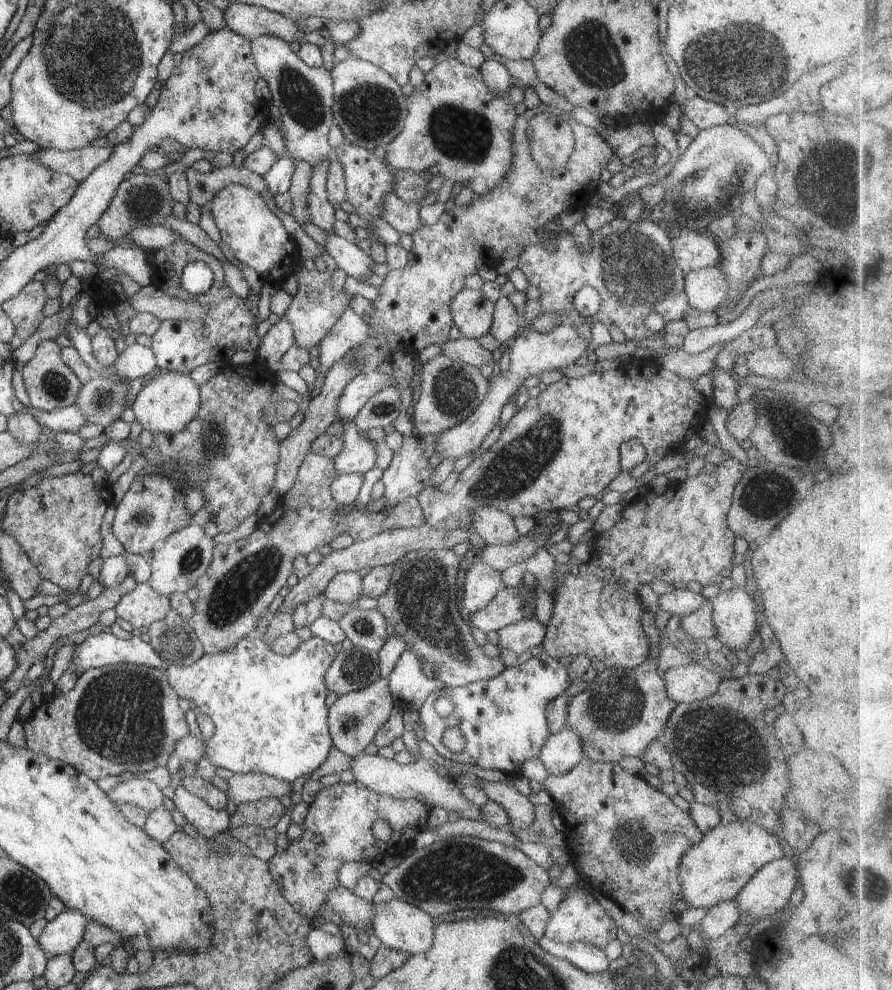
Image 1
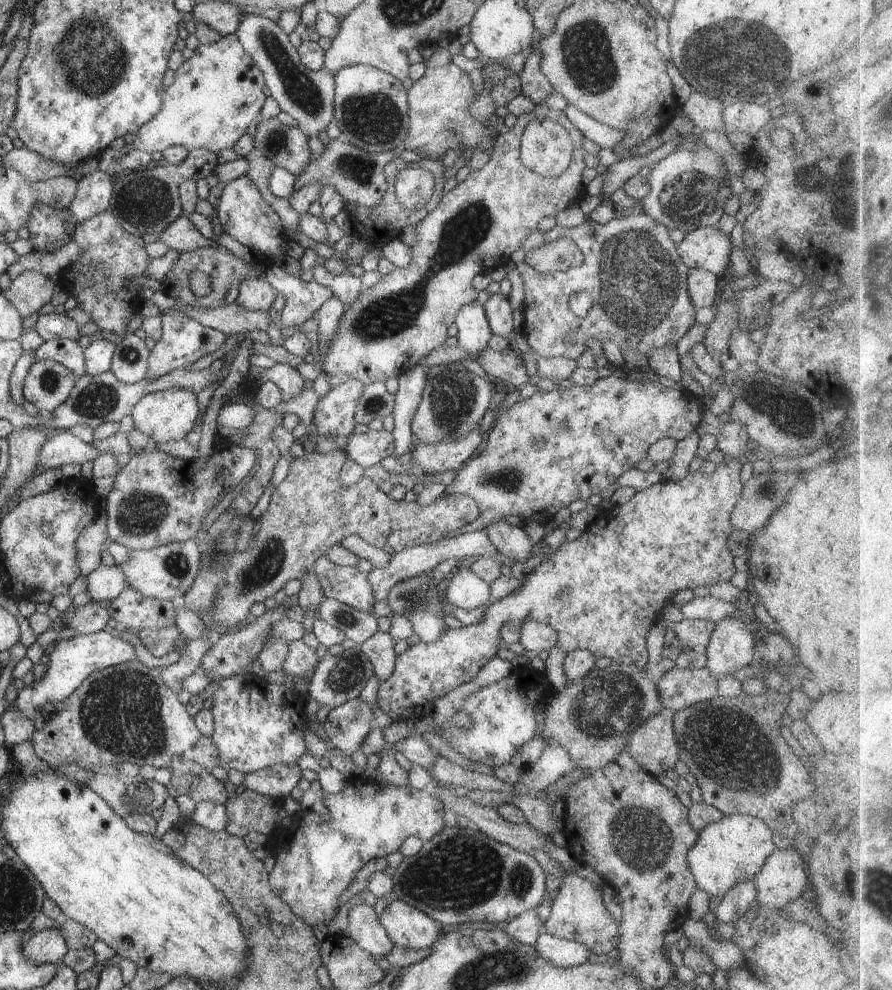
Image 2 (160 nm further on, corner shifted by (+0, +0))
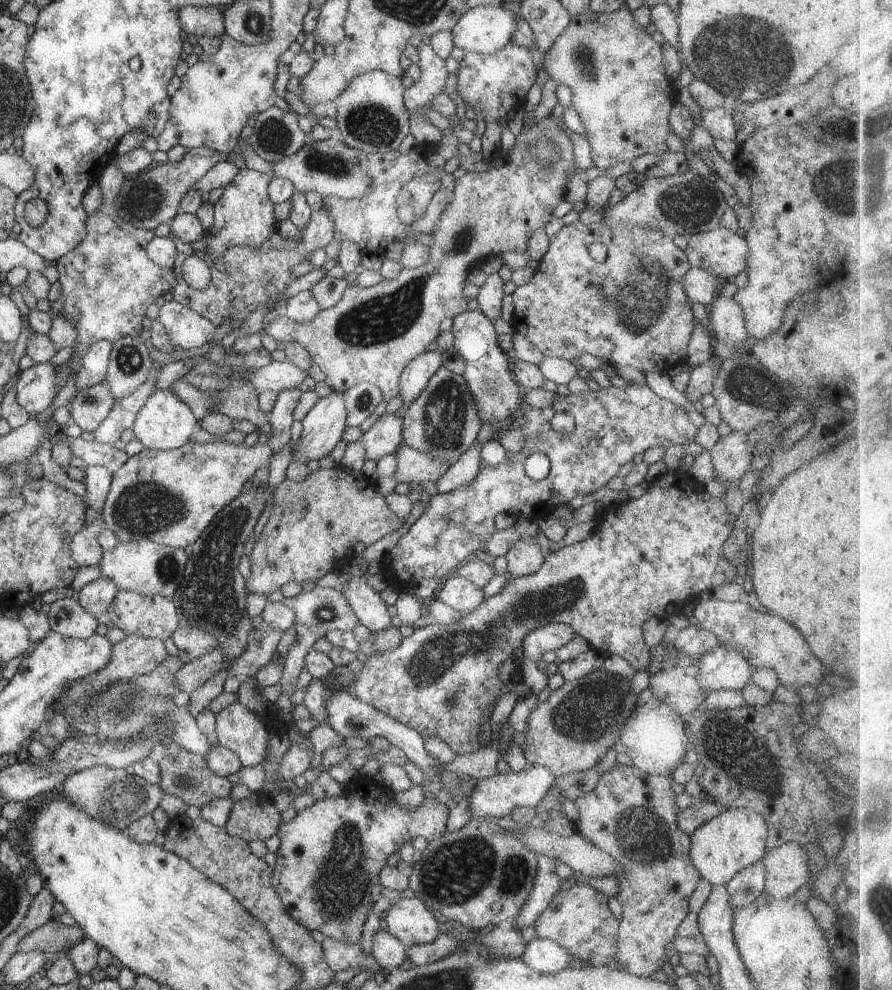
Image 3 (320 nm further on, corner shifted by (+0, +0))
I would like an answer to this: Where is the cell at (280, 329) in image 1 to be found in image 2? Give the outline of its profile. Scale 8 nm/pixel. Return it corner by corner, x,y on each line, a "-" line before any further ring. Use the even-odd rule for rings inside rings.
276,265
264,272
263,279
286,298
286,306
280,312
280,329
303,325
312,317
316,317
317,311
330,298
334,298
334,292
330,288
313,281
304,282

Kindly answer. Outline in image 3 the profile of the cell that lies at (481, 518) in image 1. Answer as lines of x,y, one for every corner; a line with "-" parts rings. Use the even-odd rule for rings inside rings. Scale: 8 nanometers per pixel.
535,538
518,540
514,546
510,546
505,556
508,560
507,573
510,573
512,577
534,574
545,560
541,546

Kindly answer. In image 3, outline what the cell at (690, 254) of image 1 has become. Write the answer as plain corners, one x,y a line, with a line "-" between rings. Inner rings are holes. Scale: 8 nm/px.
717,227
688,237
688,246
683,251
691,267
702,268
720,280
733,281
740,272
746,271
748,244
732,230

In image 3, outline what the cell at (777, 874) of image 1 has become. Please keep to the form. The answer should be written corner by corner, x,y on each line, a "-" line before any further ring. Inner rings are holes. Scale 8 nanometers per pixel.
788,842
771,845
765,854
765,893
776,900
794,895
804,884
814,884
804,847

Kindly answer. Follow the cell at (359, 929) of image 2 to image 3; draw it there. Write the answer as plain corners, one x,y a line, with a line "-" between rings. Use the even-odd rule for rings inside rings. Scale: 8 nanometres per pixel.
378,930
372,940
371,956
380,964
381,969
394,970
407,959
405,945
384,930

